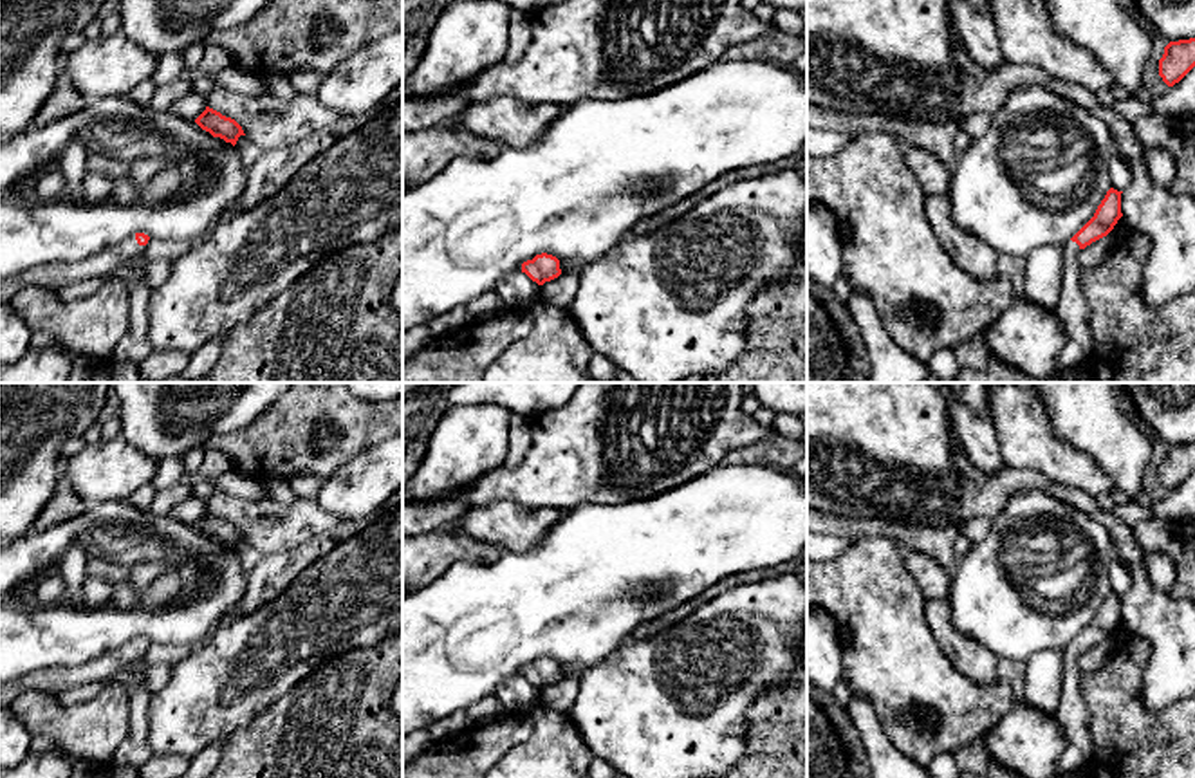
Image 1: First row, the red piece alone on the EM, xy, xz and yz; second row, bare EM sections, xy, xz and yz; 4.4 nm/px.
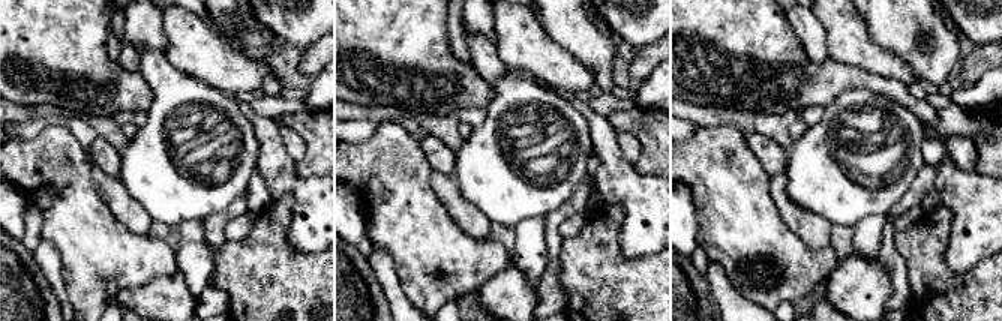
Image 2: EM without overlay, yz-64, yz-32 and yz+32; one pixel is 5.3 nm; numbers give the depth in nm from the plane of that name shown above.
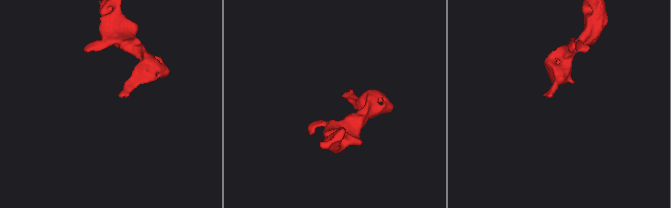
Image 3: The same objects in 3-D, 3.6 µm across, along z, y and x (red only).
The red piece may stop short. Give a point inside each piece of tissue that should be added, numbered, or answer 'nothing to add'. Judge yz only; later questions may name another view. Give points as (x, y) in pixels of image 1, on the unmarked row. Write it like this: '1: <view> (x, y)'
1: yz (1073, 713)

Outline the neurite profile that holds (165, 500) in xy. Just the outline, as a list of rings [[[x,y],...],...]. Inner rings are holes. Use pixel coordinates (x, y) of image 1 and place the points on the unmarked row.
[[[177,484],[173,487],[157,491],[150,511],[166,516],[177,504],[184,502],[188,496],[191,496],[191,486]]]

